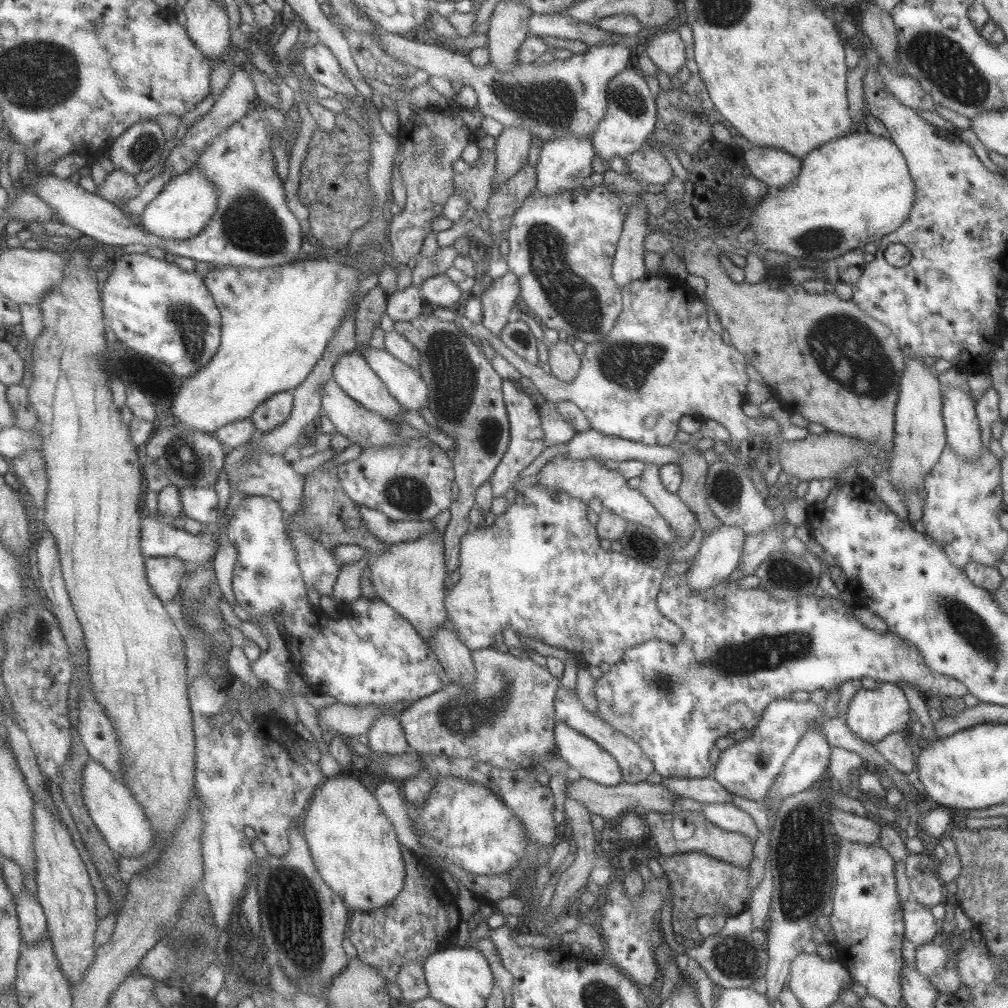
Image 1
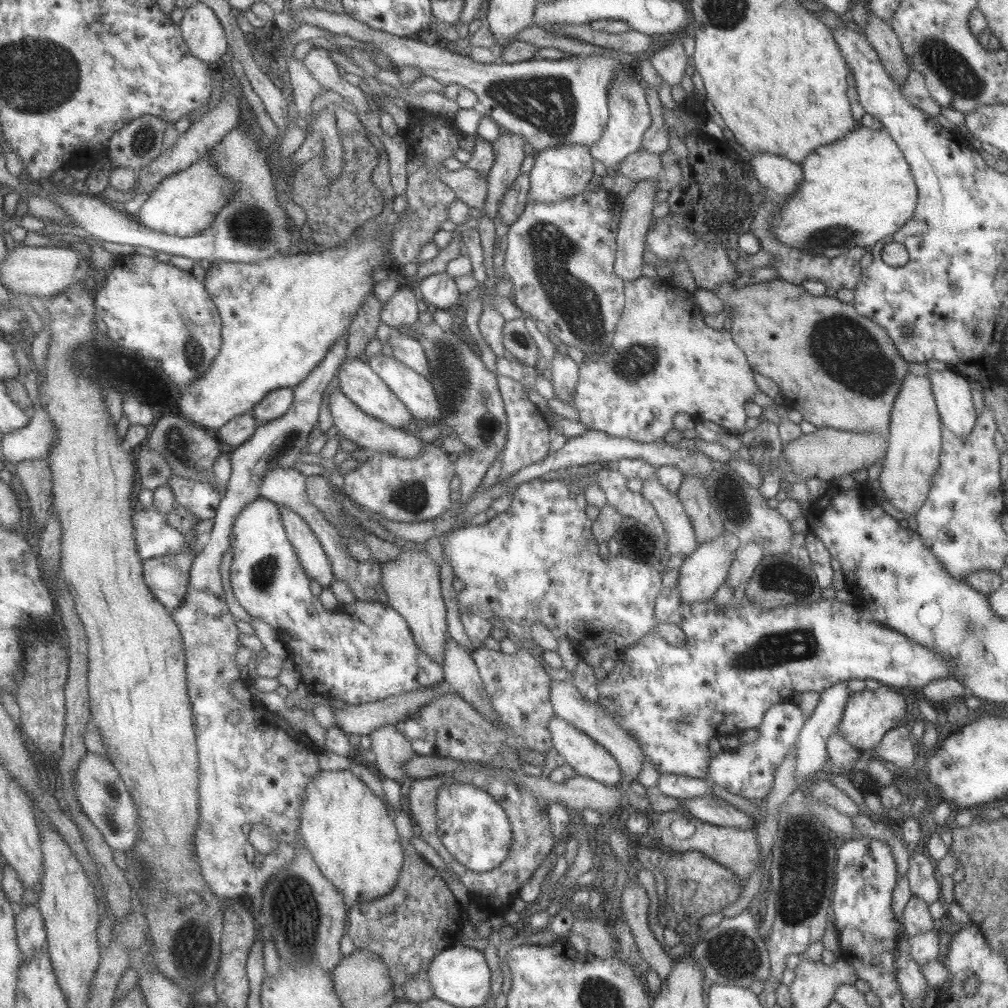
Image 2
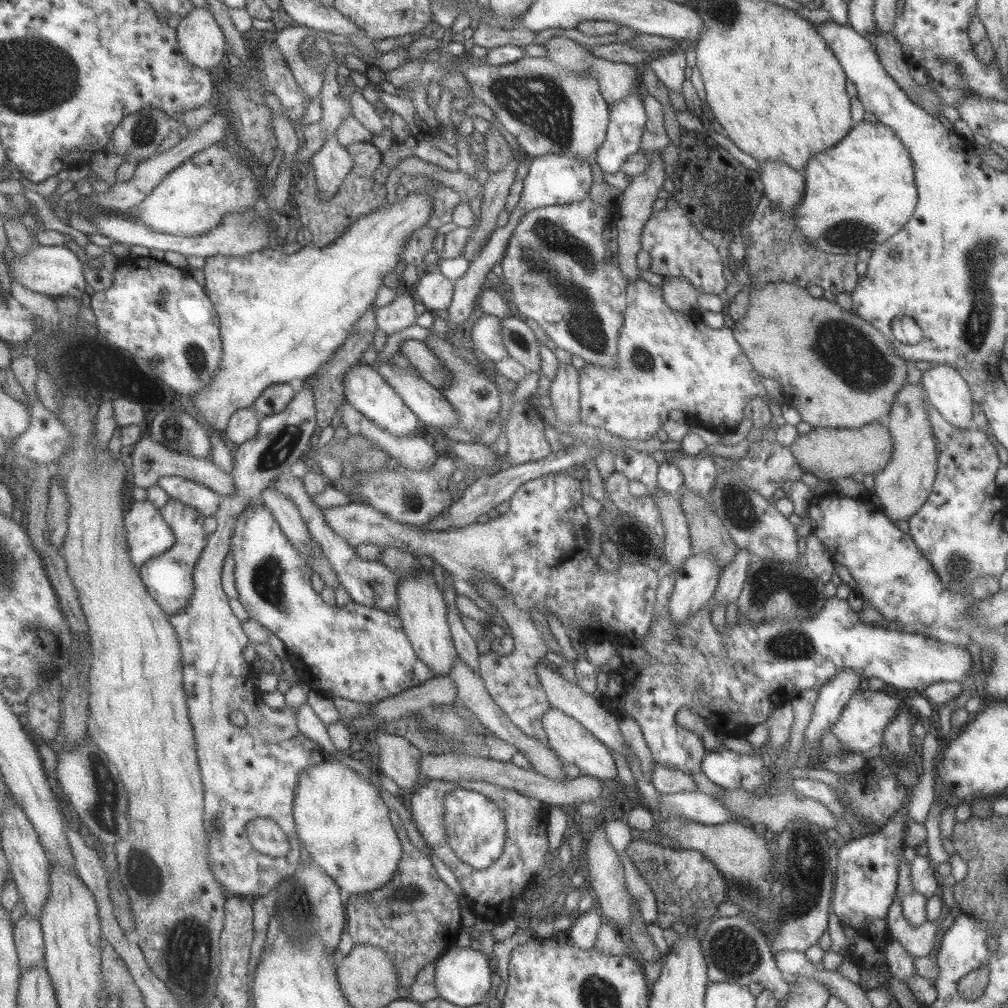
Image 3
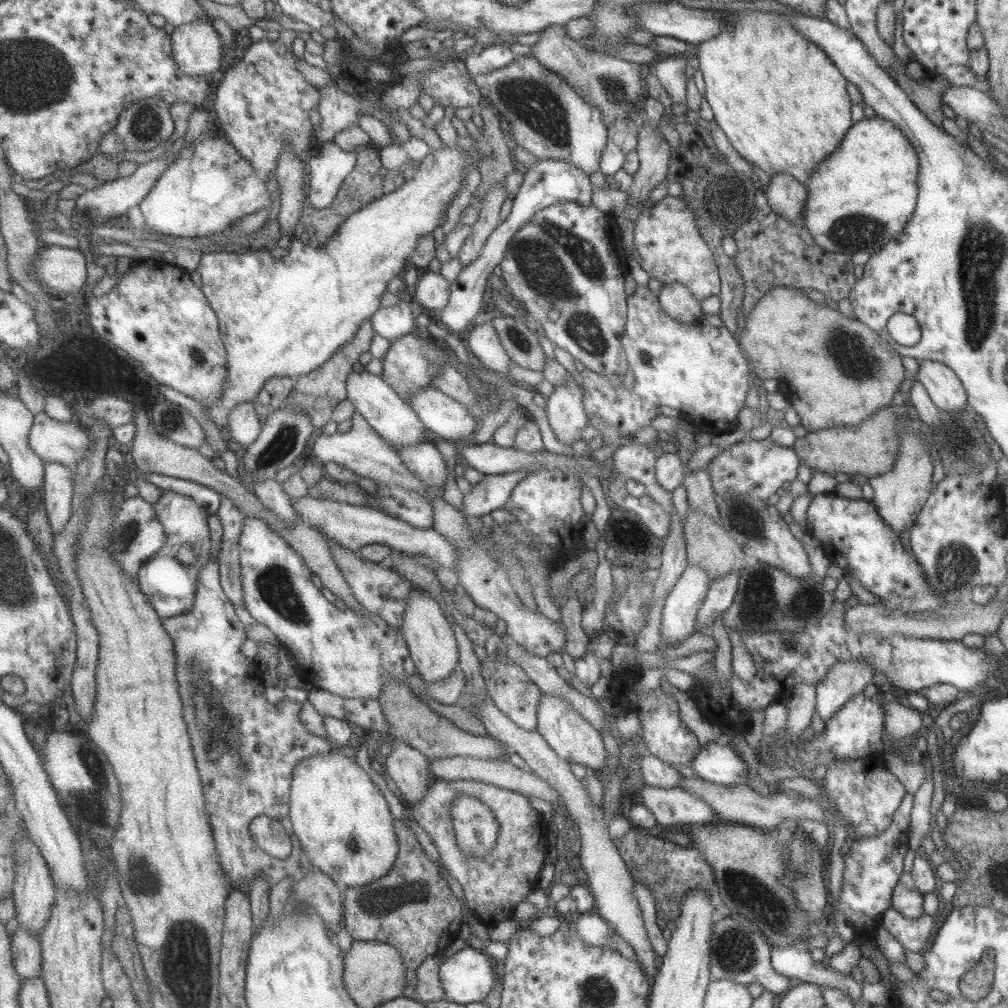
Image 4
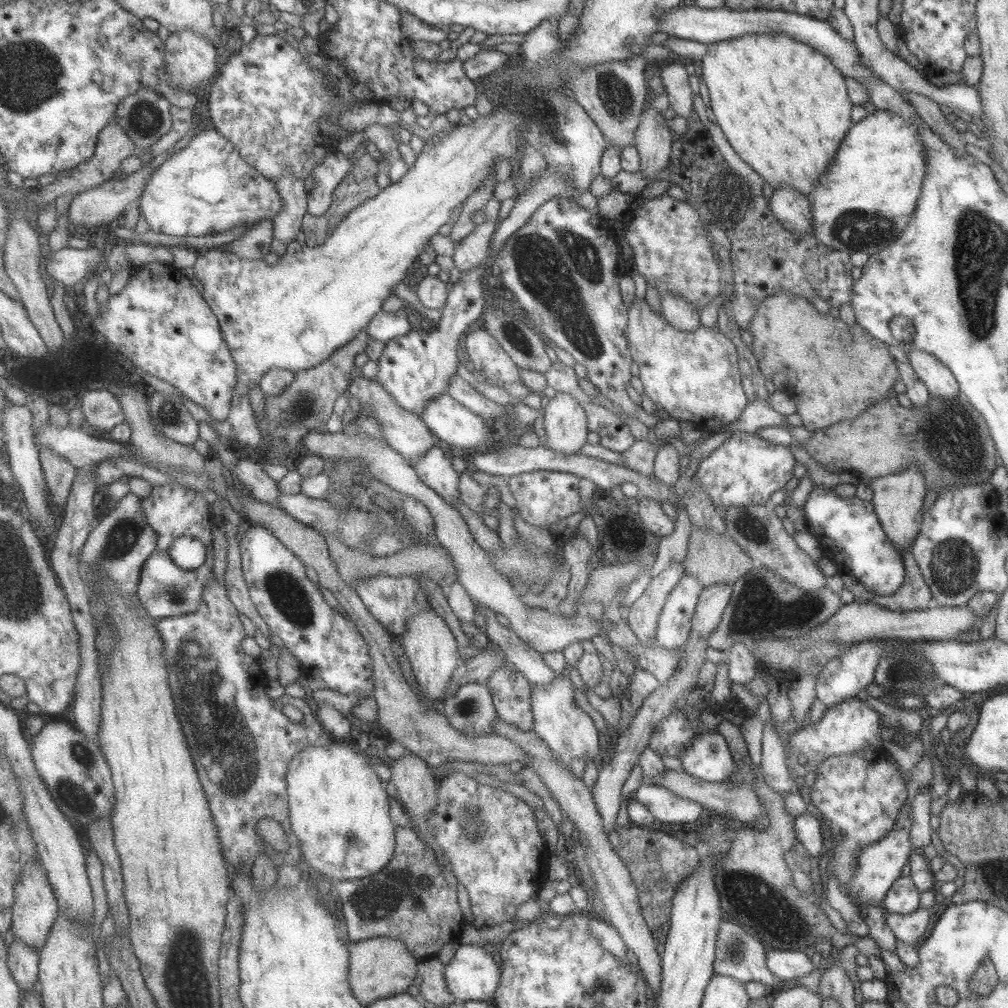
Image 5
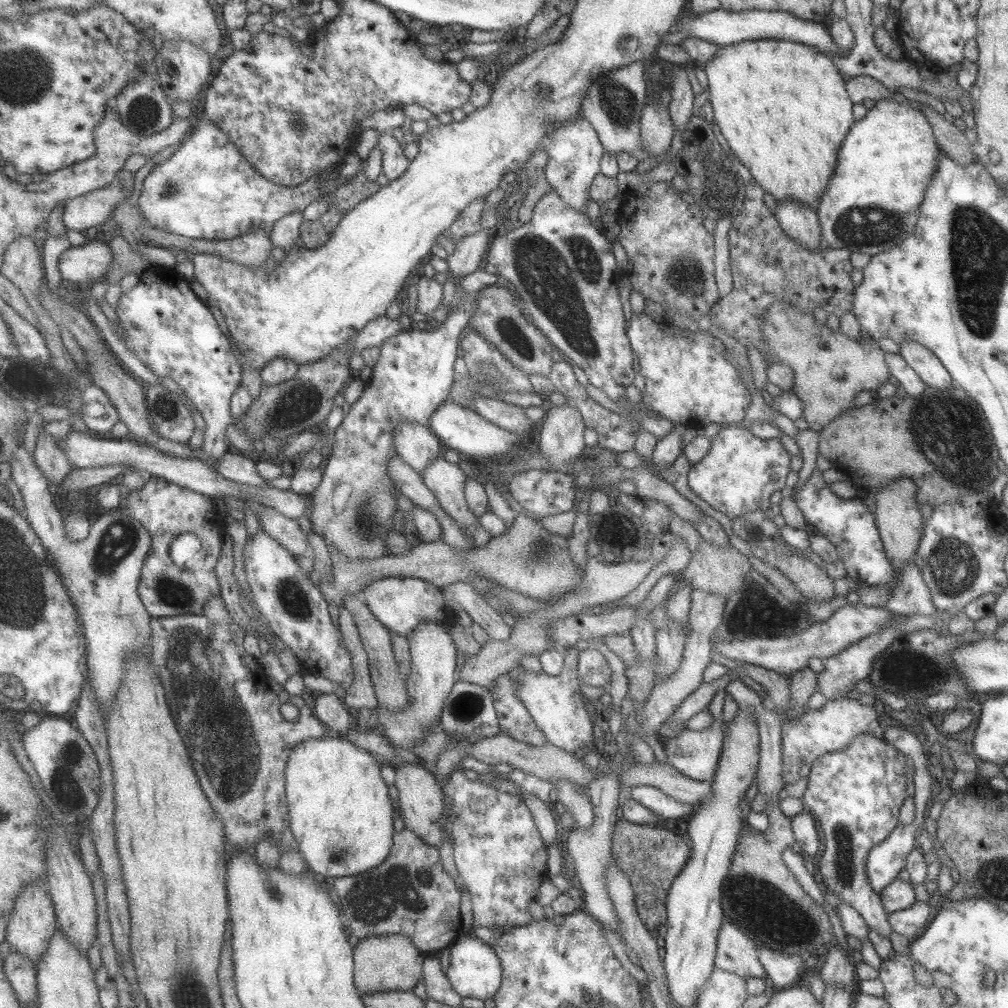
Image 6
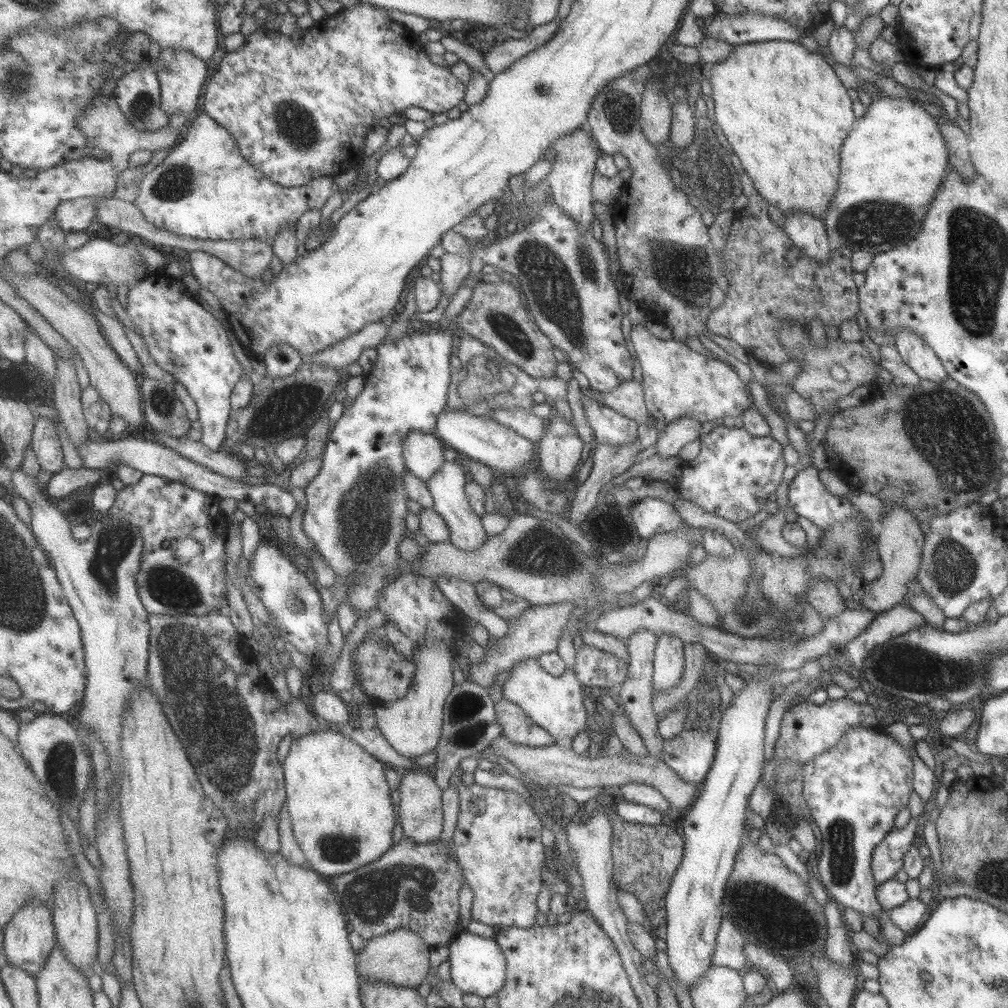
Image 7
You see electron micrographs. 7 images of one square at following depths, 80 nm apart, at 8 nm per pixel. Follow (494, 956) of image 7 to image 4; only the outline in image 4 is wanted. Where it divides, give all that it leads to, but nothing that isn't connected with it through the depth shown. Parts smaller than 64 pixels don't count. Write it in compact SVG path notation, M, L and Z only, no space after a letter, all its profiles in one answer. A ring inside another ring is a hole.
M465 946L449 958L442 958L440 976L449 1000L461 1004L485 1002L499 981L498 963L485 952Z

